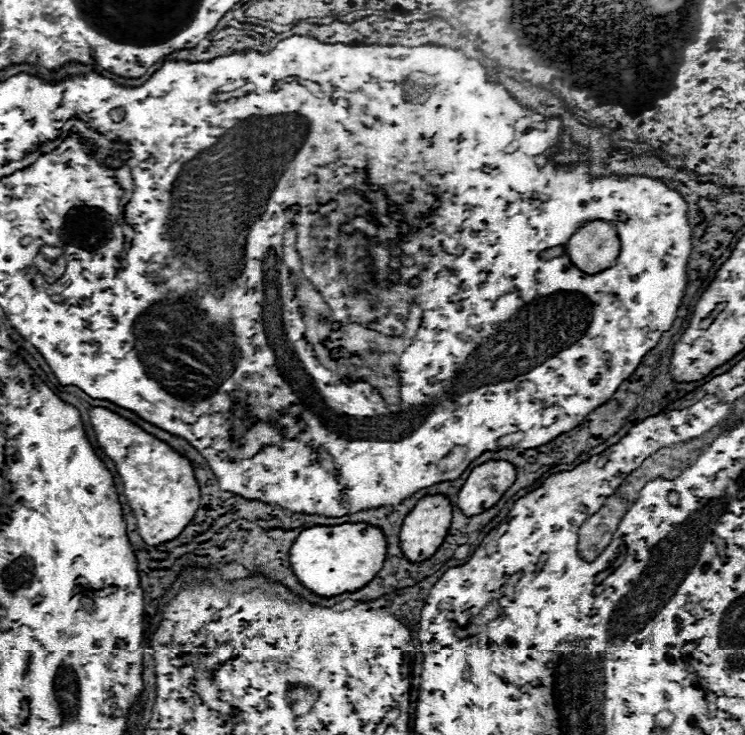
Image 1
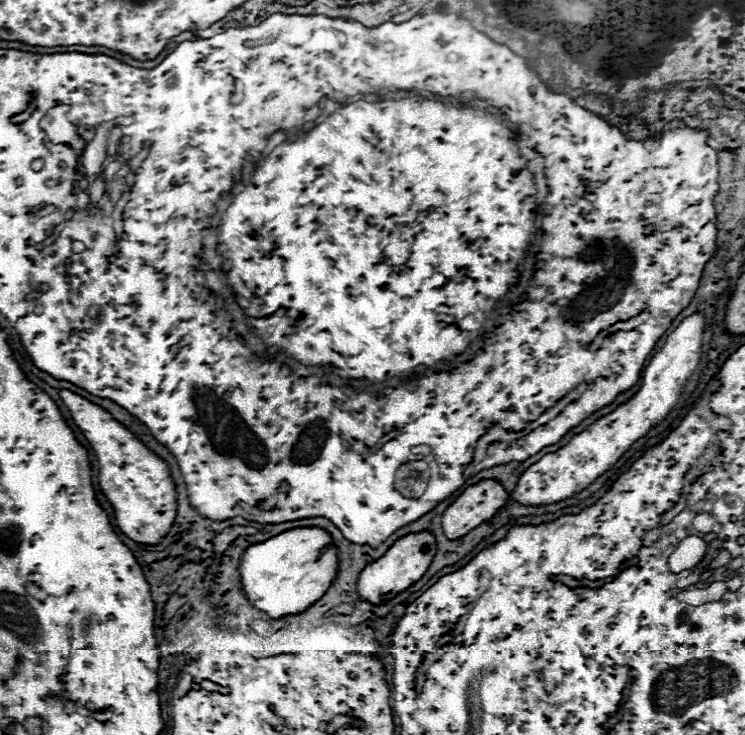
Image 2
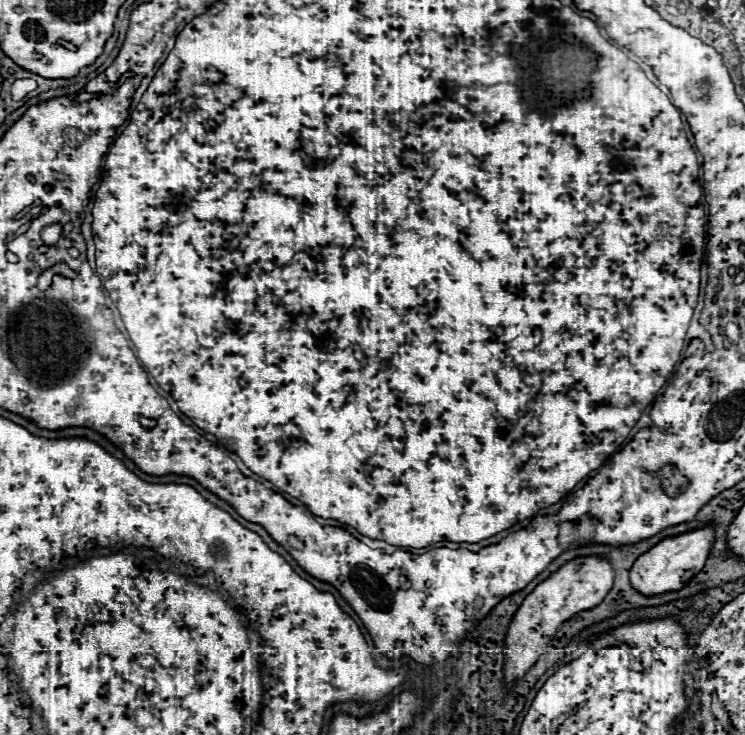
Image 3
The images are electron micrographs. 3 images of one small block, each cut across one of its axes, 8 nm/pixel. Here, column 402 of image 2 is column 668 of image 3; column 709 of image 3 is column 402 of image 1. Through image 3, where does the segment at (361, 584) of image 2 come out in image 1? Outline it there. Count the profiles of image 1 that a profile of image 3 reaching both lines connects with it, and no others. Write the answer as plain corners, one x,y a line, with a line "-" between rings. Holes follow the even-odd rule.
424,496
418,500
416,508
404,518
404,528
400,528
400,550
406,560
420,562
428,560
444,542
452,522
452,506
448,498

